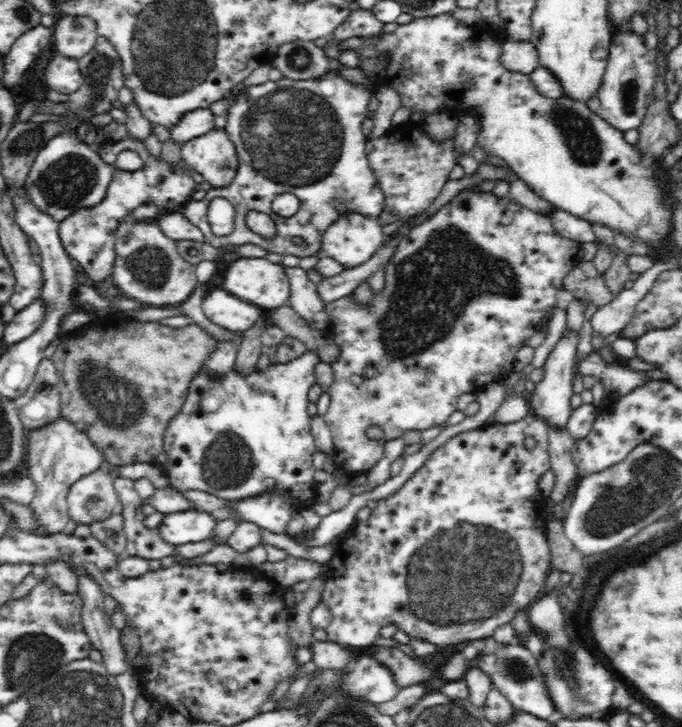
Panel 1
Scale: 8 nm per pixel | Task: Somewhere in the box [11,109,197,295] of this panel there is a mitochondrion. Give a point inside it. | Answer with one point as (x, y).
(66, 182)

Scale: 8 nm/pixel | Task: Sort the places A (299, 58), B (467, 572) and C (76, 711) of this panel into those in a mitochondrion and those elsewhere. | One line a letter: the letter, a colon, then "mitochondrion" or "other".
A: mitochondrion
B: mitochondrion
C: mitochondrion

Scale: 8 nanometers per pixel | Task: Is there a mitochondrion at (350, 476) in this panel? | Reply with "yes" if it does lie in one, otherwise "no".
no

